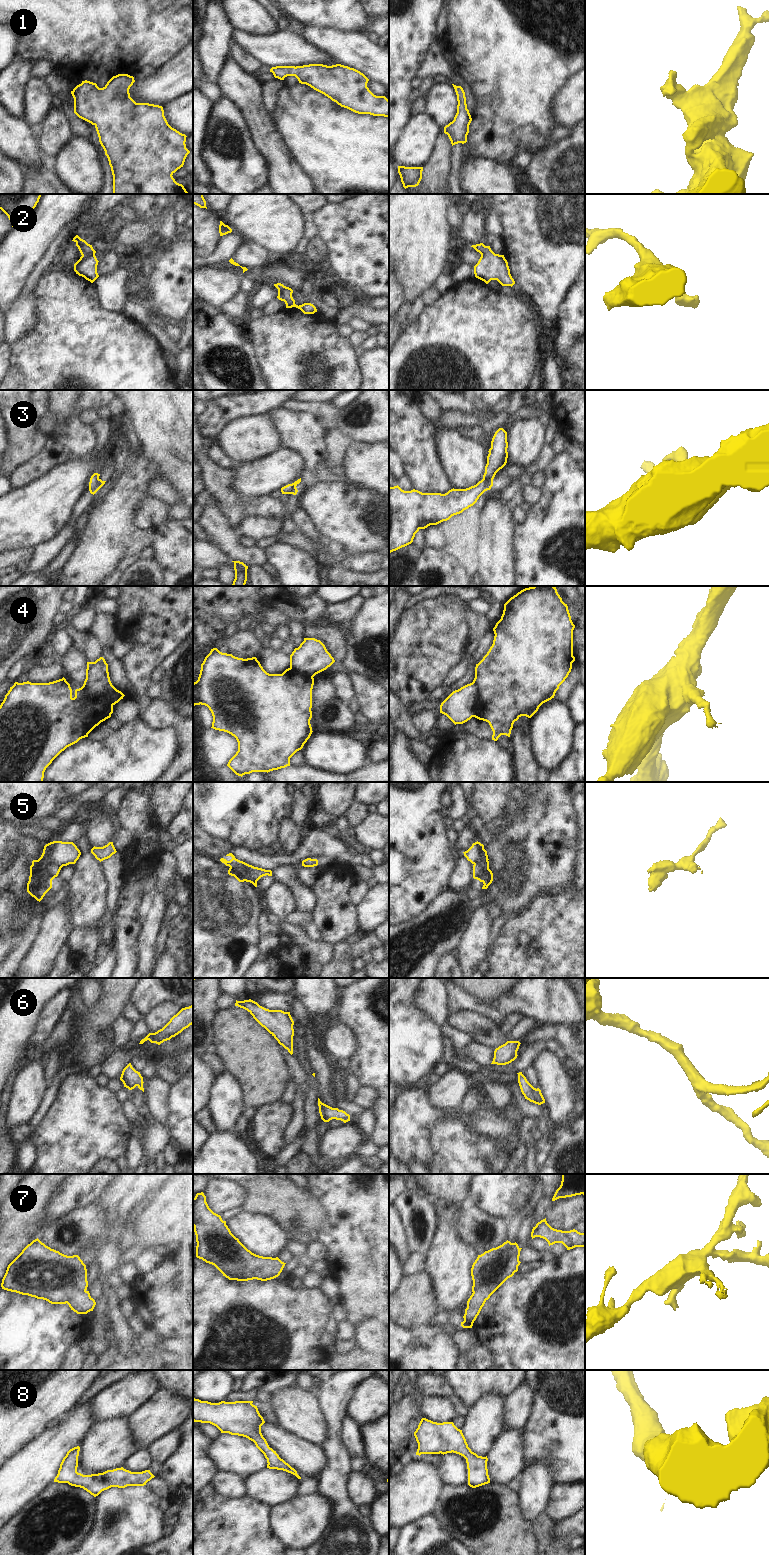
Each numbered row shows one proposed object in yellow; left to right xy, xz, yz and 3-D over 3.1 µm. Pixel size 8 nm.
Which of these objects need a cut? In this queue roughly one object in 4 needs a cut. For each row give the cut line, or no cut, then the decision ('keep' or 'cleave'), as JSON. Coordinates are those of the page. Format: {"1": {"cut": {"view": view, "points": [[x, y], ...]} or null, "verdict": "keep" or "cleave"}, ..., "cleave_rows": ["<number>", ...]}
{"1": {"cut": null, "verdict": "keep"}, "2": {"cut": null, "verdict": "keep"}, "3": {"cut": null, "verdict": "keep"}, "4": {"cut": {"view": "yz", "points": [[472, 682], [476, 684], [478, 690], [477, 707], [474, 716]]}, "verdict": "cleave"}, "5": {"cut": {"view": "xz", "points": [[230, 866], [241, 866], [256, 879]]}, "verdict": "cleave"}, "6": {"cut": null, "verdict": "keep"}, "7": {"cut": null, "verdict": "keep"}, "8": {"cut": null, "verdict": "keep"}, "cleave_rows": ["4", "5"]}

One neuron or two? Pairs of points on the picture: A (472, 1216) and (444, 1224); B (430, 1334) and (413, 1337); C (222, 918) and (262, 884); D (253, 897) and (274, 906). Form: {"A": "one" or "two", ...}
{"A": "two", "B": "one", "C": "two", "D": "two"}

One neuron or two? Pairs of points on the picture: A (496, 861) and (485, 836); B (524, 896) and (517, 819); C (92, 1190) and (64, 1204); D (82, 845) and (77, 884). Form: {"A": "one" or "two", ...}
{"A": "two", "B": "one", "C": "one", "D": "one"}

